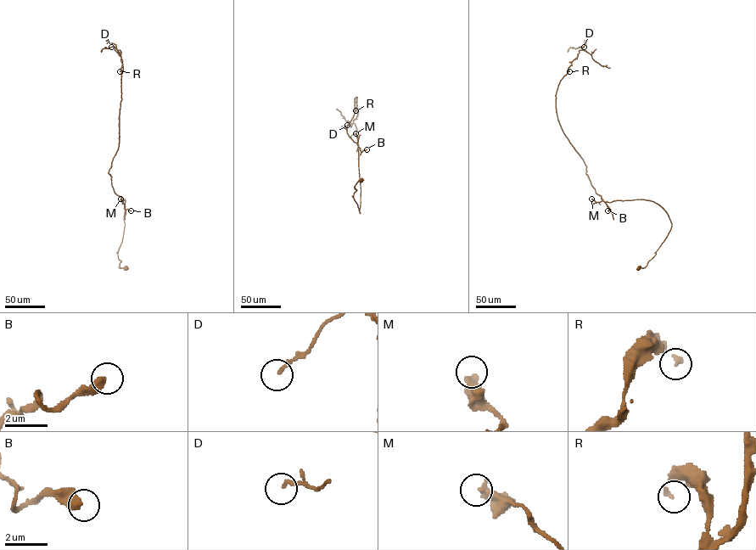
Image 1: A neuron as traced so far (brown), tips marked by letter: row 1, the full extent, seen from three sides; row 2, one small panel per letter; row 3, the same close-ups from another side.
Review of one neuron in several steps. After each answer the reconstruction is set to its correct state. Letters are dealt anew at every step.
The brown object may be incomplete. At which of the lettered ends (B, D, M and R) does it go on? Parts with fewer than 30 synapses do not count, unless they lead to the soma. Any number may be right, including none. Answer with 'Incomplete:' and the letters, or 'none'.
Incomplete: none

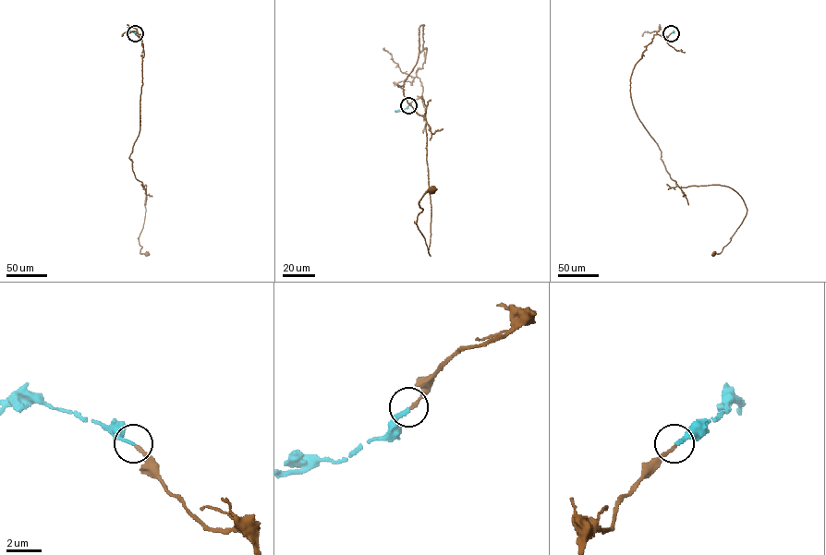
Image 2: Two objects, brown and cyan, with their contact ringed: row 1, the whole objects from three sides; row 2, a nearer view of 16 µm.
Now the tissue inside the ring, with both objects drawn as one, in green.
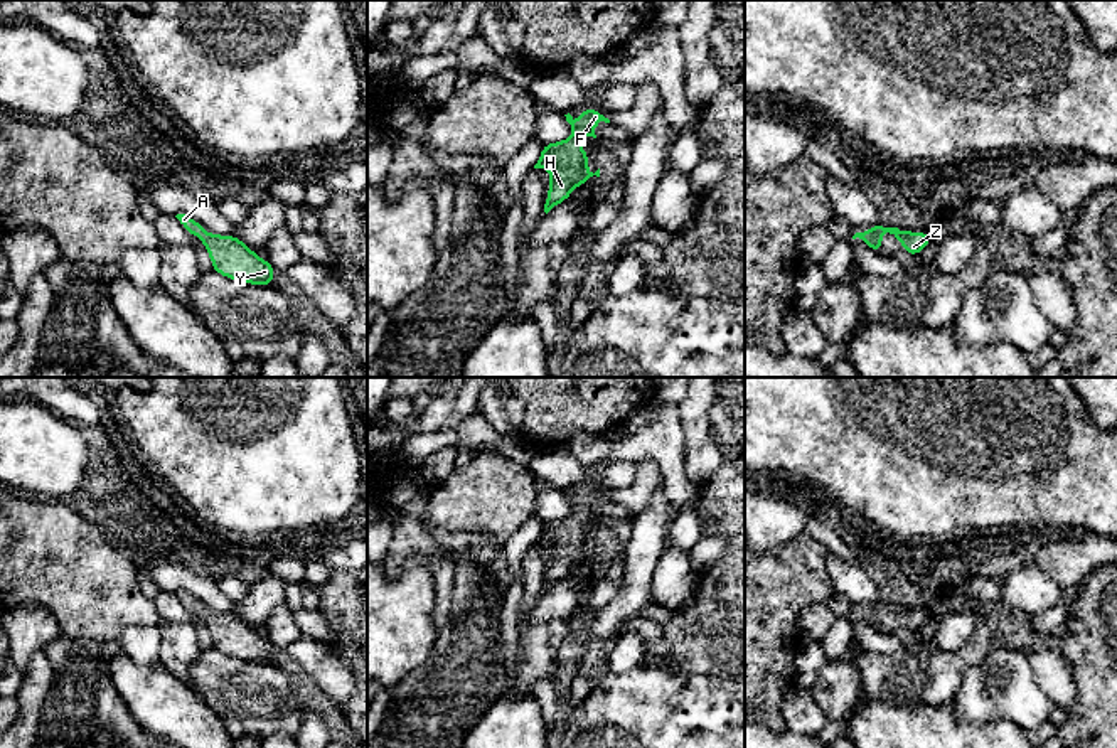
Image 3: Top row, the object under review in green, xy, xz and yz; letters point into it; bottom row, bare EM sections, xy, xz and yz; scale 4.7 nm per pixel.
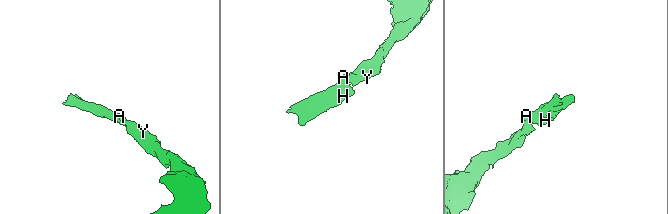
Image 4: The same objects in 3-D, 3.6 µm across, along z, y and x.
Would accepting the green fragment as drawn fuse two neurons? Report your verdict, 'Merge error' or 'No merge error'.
No merge error

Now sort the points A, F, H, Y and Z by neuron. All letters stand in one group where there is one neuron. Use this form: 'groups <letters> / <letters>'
groups A F H Y Z

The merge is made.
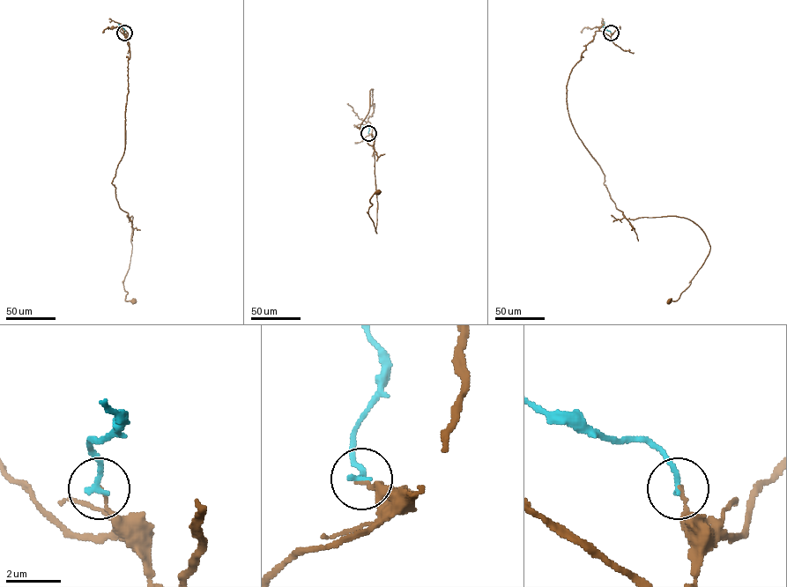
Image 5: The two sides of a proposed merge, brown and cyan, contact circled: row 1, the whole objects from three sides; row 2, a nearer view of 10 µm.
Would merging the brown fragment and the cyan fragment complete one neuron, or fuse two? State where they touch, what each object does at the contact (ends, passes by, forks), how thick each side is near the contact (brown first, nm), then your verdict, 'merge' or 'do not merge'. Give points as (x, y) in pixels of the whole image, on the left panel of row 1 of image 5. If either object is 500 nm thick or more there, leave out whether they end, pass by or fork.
(124, 33) | brown ends | cyan ends | 140/220 nm | do not merge

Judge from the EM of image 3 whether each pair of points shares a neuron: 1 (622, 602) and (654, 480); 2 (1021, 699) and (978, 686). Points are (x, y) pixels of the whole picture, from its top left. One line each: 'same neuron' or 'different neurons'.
1: different neurons
2: same neuron

